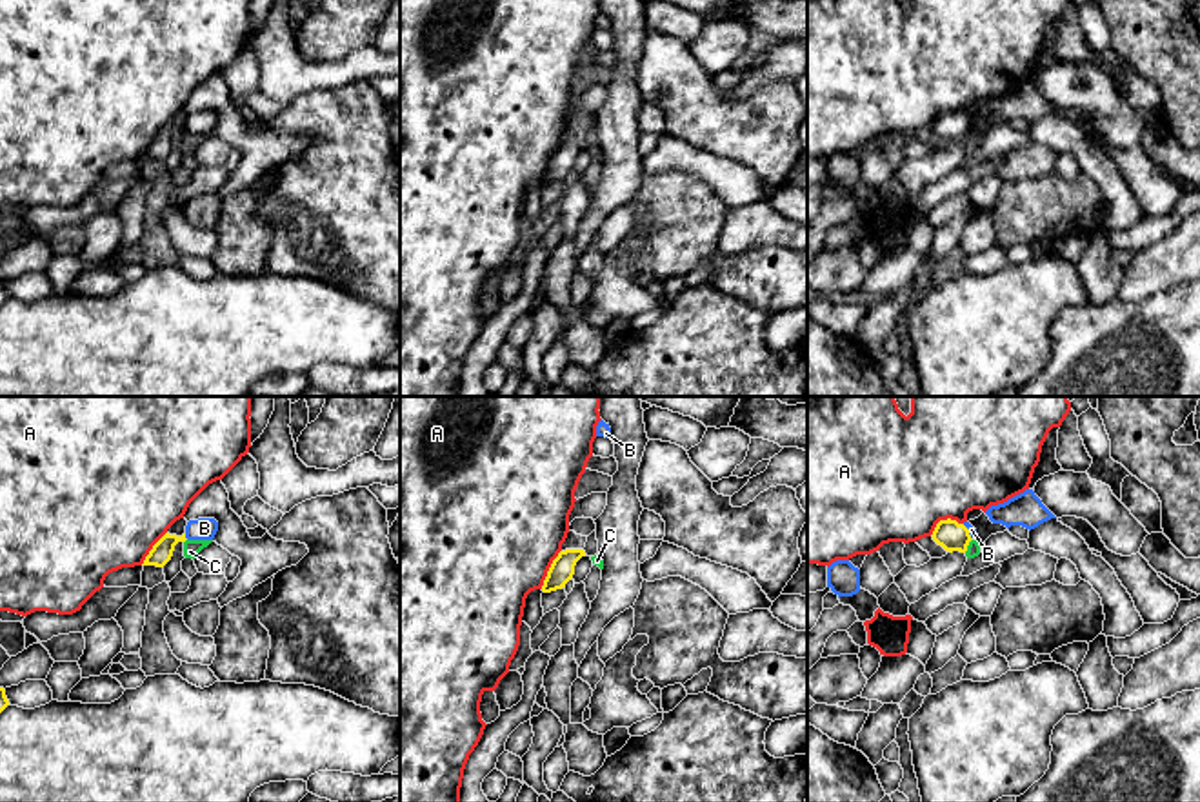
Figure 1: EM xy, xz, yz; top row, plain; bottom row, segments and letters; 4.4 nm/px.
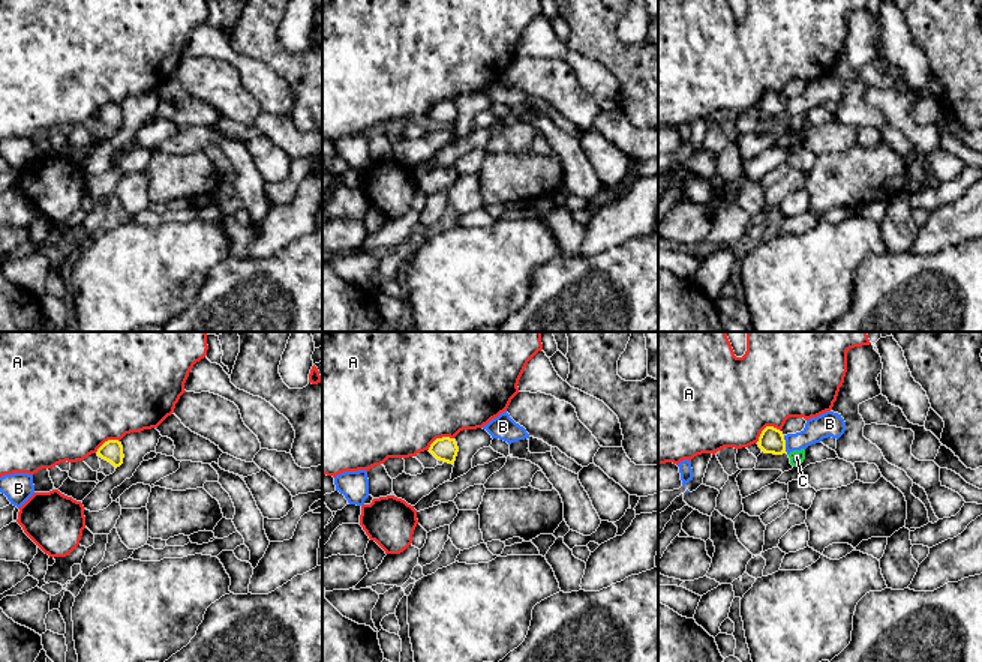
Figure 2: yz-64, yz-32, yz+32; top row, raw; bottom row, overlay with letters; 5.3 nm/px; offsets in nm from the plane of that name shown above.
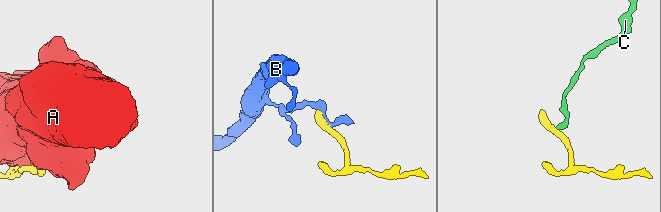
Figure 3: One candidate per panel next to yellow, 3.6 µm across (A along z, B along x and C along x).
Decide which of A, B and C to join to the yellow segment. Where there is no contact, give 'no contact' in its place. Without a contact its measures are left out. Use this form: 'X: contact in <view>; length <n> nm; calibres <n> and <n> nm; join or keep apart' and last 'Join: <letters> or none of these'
A: contact in xz; length 200 nm; calibres 110 and 480 nm; keep apart
B: contact in xy; length 40 nm; calibres 90 and 100 nm; keep apart
C: contact in yz; length 70 nm; calibres 130 and 60 nm; keep apart
Join: none of these

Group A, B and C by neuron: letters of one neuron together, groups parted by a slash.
A / B / C

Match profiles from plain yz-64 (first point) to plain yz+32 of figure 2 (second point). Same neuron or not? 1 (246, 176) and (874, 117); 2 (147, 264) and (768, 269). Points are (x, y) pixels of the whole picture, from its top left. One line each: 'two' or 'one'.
1: one
2: one

